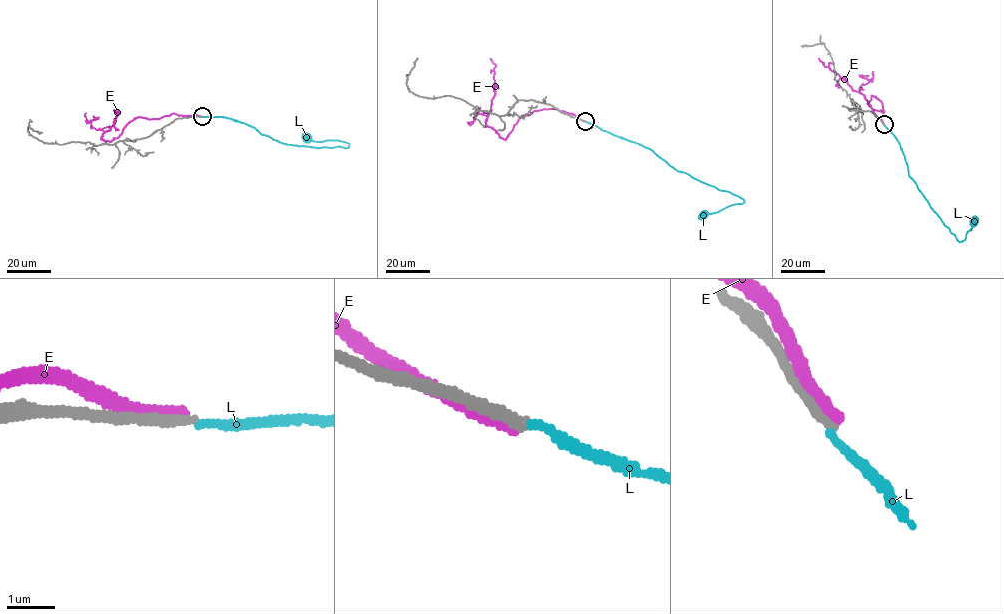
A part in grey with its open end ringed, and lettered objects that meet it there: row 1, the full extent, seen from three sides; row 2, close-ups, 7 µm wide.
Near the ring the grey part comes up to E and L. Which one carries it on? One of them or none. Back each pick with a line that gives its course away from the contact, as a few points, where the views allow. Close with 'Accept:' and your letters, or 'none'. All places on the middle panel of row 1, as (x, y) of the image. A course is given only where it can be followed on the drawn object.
Accept: none

